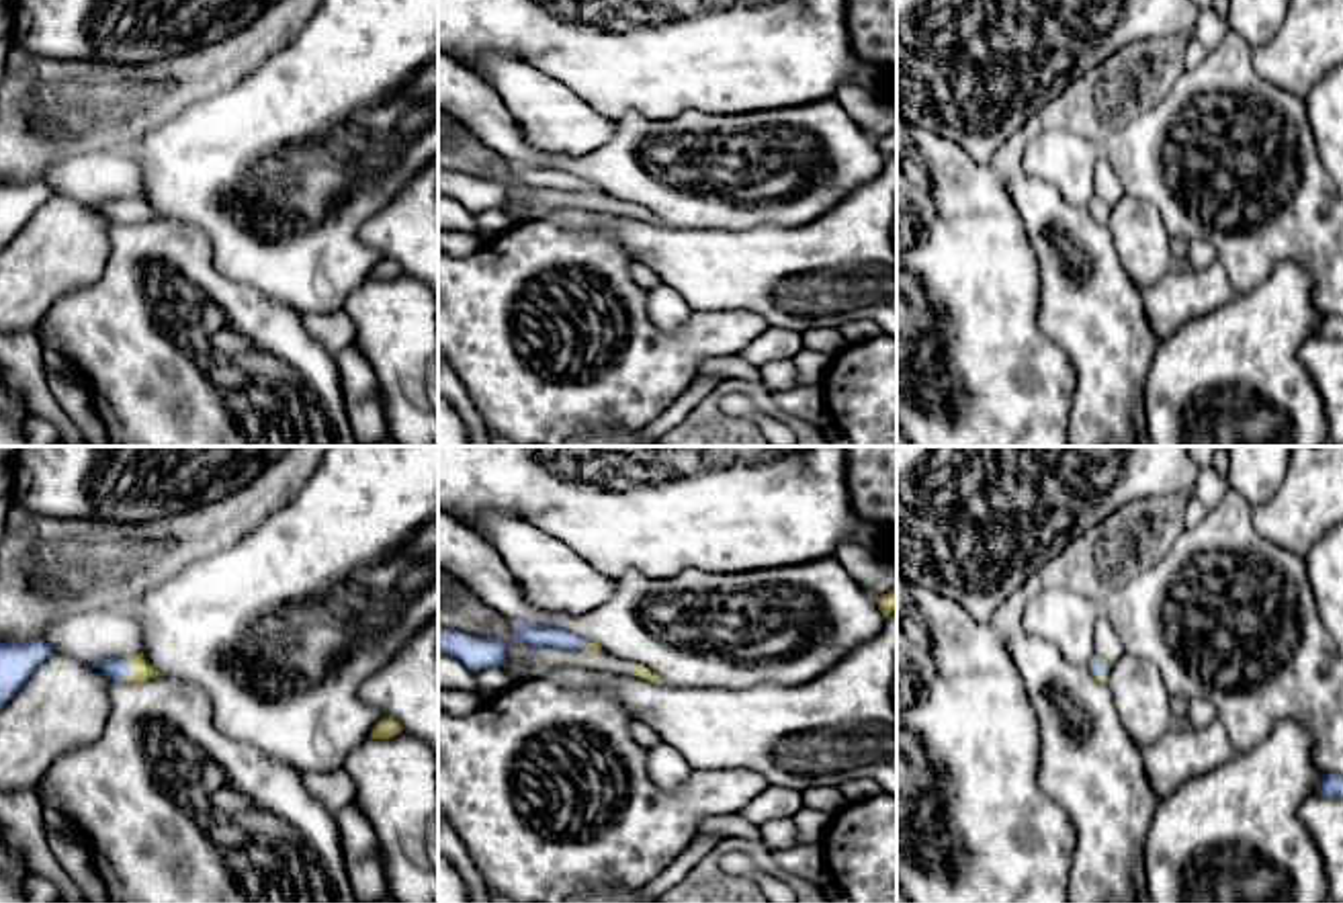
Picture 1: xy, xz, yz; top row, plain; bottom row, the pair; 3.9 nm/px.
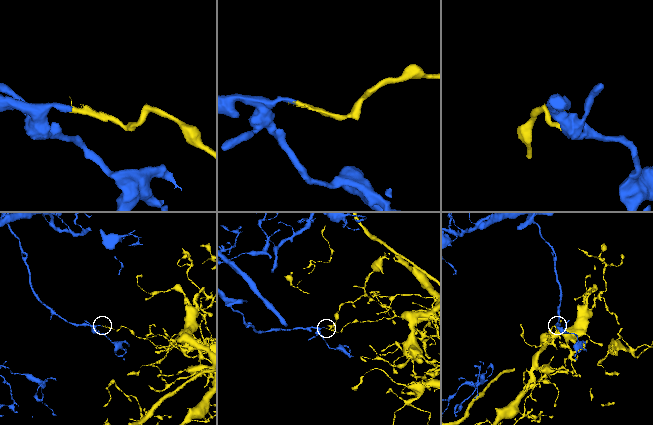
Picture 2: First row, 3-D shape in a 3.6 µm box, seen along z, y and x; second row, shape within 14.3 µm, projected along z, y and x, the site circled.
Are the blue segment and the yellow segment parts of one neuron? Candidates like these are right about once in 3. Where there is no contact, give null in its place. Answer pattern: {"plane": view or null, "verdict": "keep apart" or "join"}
{"plane": "xy", "verdict": "keep apart"}

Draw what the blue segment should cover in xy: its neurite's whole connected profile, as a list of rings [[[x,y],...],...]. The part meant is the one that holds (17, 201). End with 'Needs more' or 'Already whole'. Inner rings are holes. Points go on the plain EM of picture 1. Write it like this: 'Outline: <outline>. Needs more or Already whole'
Outline: [[[43,180],[27,184],[0,182],[0,248],[14,240],[35,209],[51,197],[57,195]]]. Already whole

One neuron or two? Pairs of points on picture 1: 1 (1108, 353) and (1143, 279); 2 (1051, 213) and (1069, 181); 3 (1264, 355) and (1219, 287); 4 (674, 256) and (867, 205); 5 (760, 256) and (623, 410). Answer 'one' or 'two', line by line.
1: two
2: two
3: two
4: one
5: two

